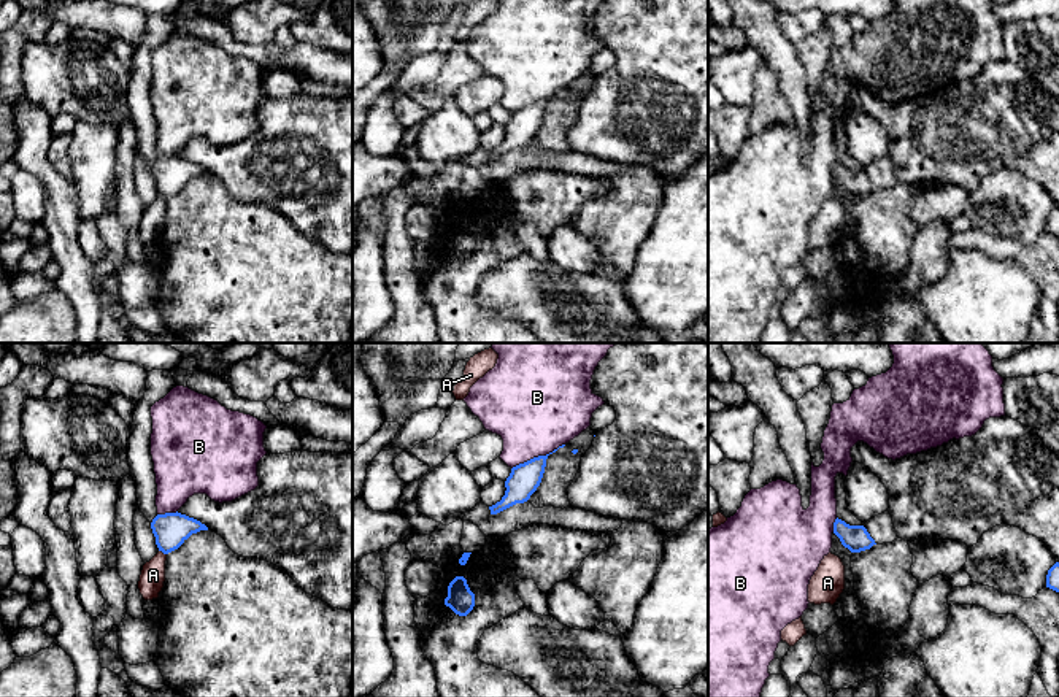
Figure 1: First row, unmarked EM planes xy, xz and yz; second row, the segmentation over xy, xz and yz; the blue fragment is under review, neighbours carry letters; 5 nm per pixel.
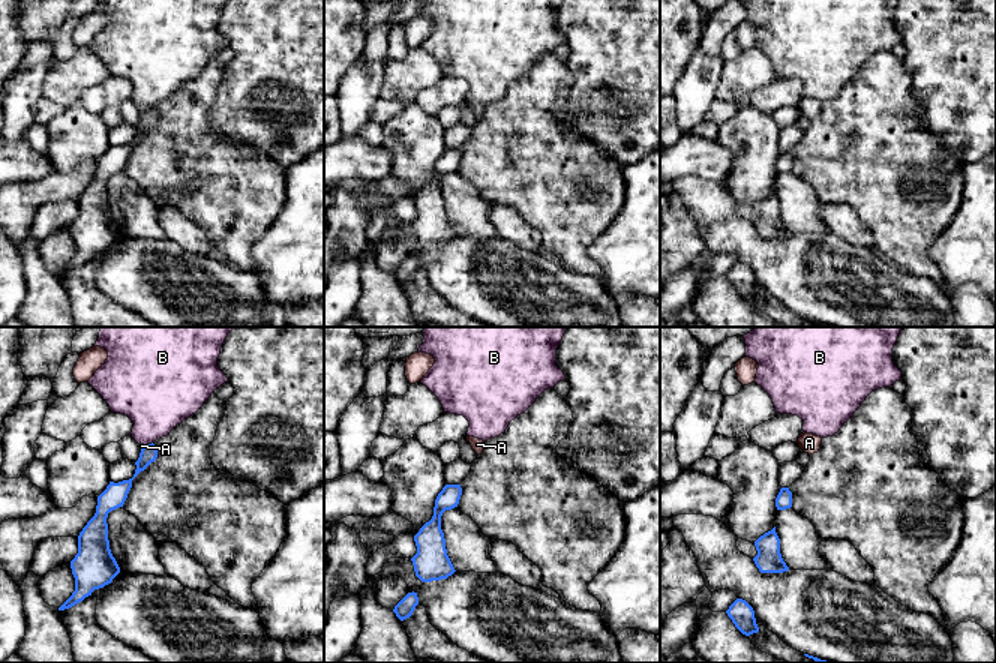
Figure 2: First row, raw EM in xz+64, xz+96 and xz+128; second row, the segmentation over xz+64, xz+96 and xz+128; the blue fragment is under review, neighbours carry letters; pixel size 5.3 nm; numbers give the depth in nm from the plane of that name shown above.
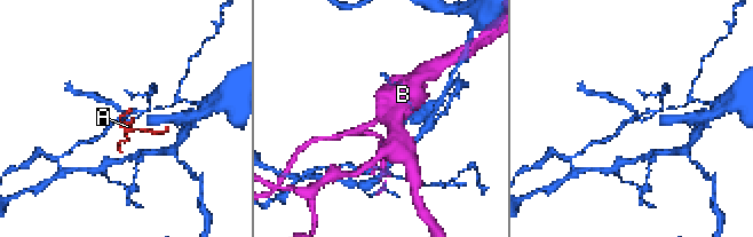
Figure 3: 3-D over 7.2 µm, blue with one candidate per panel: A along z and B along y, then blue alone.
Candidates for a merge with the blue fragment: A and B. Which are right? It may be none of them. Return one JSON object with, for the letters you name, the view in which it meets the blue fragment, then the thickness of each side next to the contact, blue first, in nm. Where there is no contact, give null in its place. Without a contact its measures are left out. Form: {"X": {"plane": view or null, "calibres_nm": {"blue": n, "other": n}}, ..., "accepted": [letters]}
{"accepted": []}

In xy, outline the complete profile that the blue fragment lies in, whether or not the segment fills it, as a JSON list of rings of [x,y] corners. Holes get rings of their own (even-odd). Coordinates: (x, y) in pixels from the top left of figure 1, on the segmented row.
[[[181,513],[157,514],[151,522],[159,551],[168,554],[178,549],[192,533],[208,530],[200,521]]]

